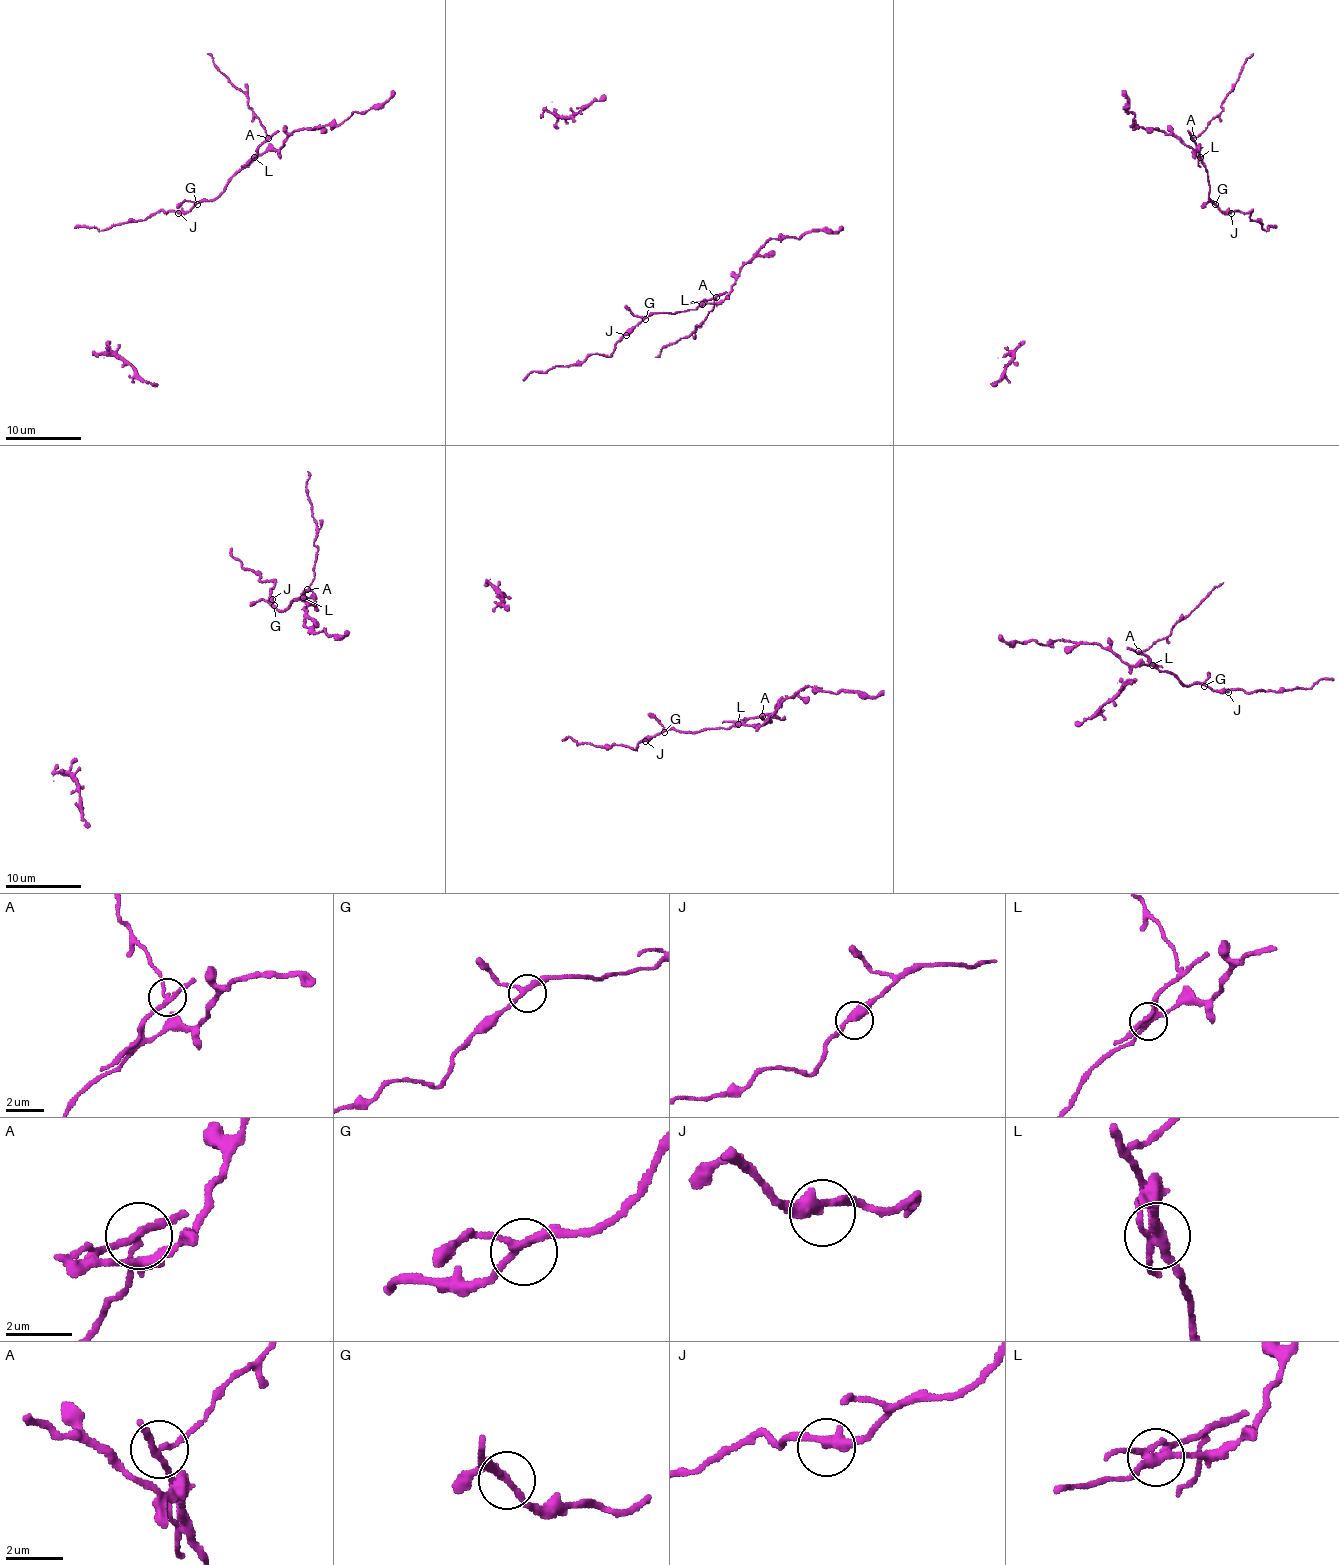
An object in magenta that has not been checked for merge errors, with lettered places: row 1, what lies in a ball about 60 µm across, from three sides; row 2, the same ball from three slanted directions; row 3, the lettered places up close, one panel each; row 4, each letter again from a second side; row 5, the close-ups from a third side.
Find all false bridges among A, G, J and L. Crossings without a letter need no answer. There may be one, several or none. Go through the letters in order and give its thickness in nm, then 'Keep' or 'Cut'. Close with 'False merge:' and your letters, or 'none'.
A: Thickness 190 nm. Cut
G: Thickness 220 nm. Keep
J: Thickness 400 nm. Keep
L: Thickness 320 nm. Cut
False merge: A, L

